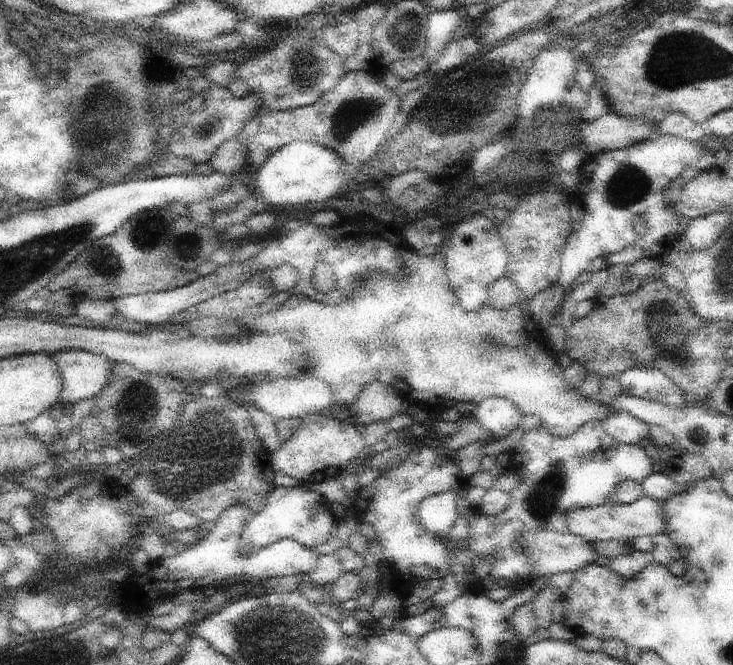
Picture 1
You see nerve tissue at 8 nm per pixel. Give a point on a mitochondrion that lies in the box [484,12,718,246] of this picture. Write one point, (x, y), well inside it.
(629, 186)

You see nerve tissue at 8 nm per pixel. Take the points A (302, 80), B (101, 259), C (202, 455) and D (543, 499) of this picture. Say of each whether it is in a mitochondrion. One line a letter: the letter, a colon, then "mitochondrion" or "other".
A: mitochondrion
B: mitochondrion
C: mitochondrion
D: mitochondrion

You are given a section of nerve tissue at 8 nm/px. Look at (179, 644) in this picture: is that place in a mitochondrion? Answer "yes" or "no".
no

